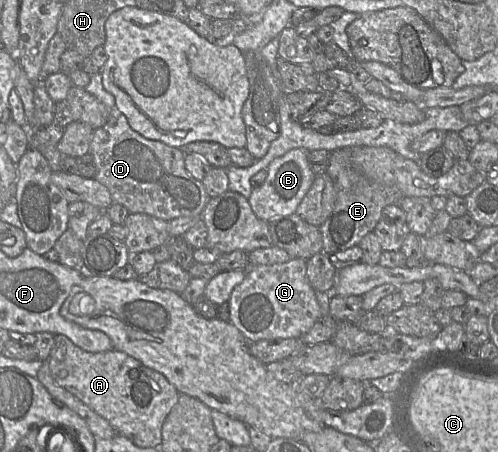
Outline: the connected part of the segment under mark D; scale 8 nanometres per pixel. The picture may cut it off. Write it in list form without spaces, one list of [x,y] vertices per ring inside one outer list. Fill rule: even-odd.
[[[117,113],[115,125],[105,124],[94,130],[89,153],[96,167],[95,179],[108,189],[113,203],[124,206],[131,214],[148,214],[165,221],[182,216],[200,216],[210,199],[202,182],[185,168],[185,154],[180,148],[144,138],[130,127],[122,113]]]

